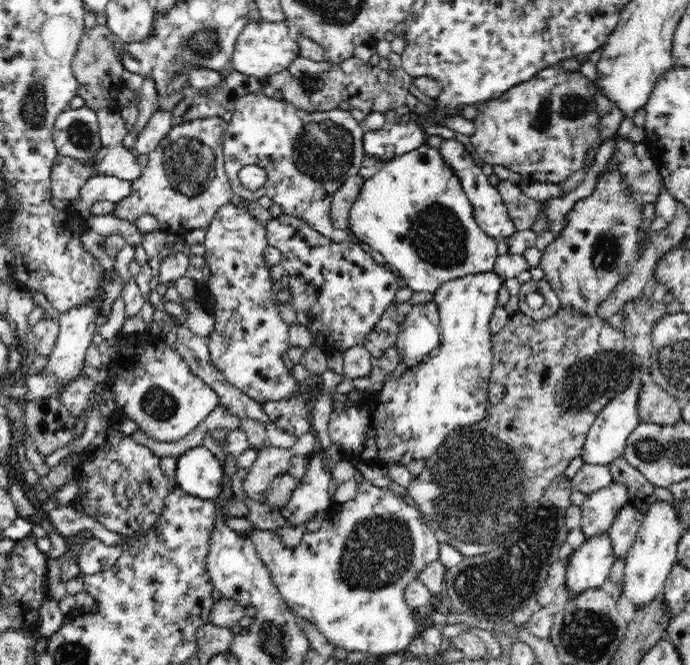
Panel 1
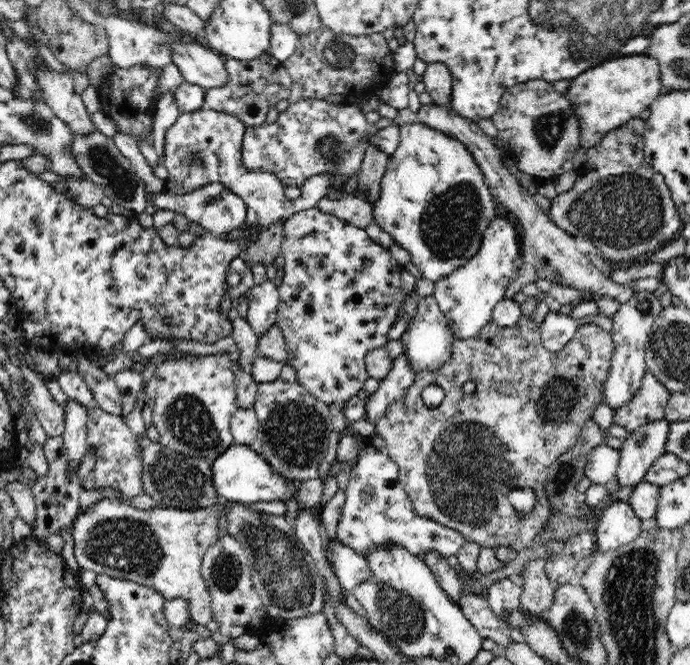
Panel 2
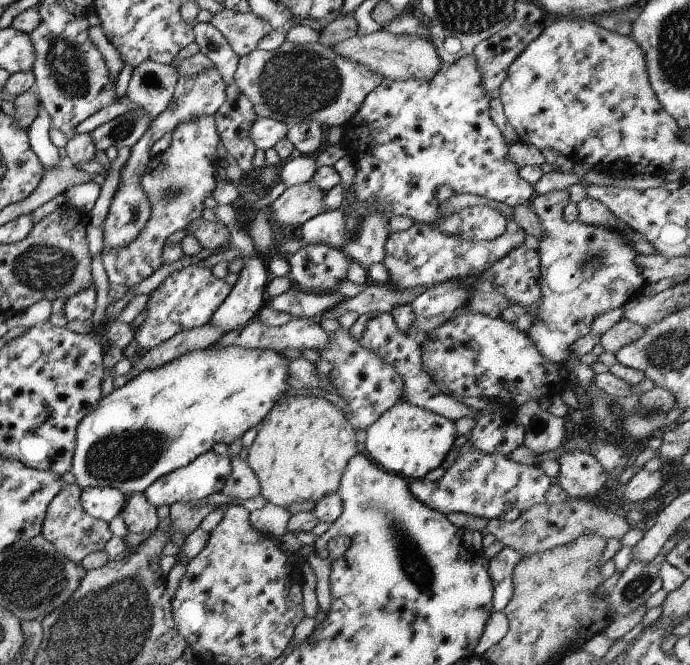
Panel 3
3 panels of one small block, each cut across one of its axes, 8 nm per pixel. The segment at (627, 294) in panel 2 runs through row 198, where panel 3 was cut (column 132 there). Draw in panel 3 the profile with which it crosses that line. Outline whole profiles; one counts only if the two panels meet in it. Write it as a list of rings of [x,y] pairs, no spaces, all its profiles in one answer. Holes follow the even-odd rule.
[[[133,493],[124,502],[119,516],[129,534],[137,534],[140,538],[149,536],[157,530],[156,508],[146,502],[142,493]]]

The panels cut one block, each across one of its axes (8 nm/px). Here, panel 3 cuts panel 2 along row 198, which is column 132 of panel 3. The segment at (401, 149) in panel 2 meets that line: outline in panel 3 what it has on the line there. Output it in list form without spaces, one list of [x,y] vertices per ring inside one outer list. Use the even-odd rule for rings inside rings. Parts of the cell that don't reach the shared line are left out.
[[[209,345],[201,350],[187,351],[181,353],[177,358],[162,364],[161,366],[142,370],[134,377],[131,377],[123,386],[113,389],[105,397],[101,397],[95,408],[88,412],[78,423],[75,429],[75,440],[70,472],[75,478],[75,484],[80,488],[89,487],[113,487],[119,490],[128,498],[133,493],[142,493],[152,482],[160,476],[165,476],[179,467],[187,466],[200,454],[211,451],[213,444],[223,442],[229,445],[233,440],[241,438],[249,428],[255,428],[263,420],[263,417],[271,410],[276,400],[283,398],[290,386],[287,384],[287,369],[289,359],[273,349],[246,349],[239,345]]]

